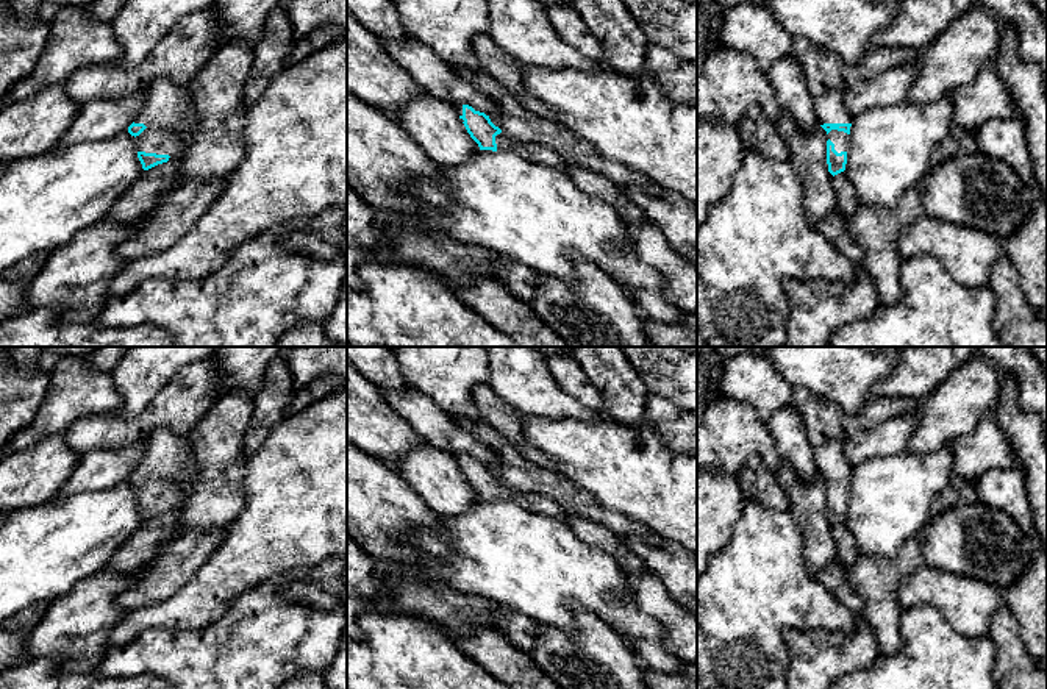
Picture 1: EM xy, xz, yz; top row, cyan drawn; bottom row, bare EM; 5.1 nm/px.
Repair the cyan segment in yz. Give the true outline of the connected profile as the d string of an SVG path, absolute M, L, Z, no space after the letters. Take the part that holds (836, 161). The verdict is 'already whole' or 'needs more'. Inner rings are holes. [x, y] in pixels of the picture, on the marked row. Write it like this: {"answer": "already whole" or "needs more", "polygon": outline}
{"answer": "needs more", "polygon": "M828 91L814 98L816 117L827 131L827 164L834 177L845 170L853 117L847 112L842 91Z"}

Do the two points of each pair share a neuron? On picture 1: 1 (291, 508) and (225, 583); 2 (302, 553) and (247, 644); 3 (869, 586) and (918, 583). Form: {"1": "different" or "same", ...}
{"1": "same", "2": "different", "3": "different"}

